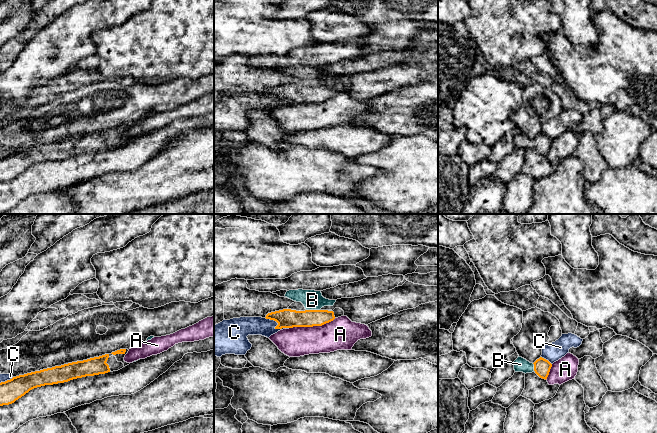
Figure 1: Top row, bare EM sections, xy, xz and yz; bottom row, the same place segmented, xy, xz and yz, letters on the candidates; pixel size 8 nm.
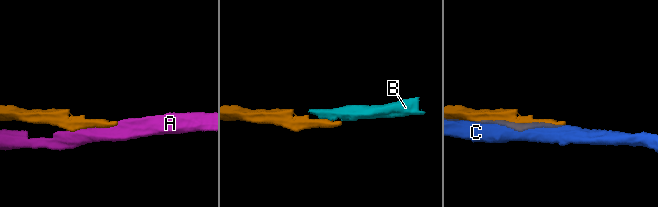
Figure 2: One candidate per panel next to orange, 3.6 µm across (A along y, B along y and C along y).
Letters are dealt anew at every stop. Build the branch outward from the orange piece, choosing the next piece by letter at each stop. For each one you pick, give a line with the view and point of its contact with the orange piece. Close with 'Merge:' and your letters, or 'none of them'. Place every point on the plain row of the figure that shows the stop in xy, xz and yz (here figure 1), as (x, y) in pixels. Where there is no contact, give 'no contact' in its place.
B: meets orange in xz at (313, 86)
Merge: B

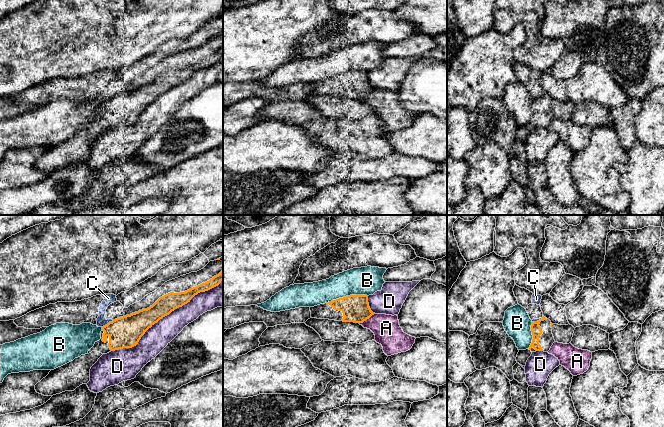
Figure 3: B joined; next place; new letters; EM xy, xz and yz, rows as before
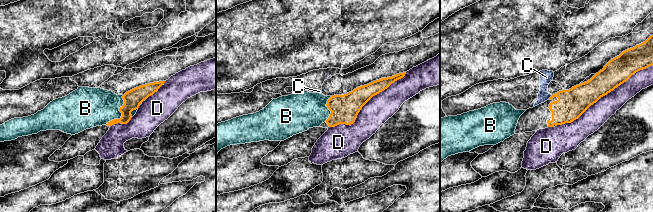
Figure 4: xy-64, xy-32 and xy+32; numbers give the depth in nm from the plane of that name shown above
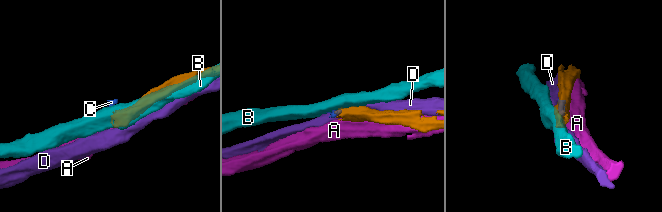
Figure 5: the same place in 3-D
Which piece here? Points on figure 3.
Merge: none of them

